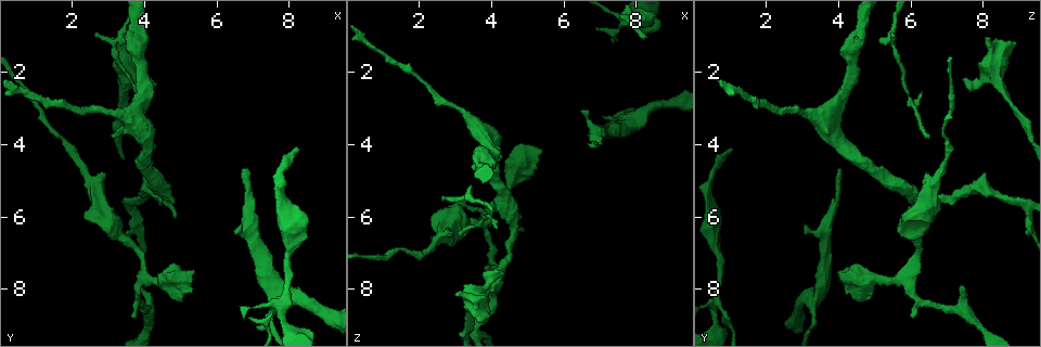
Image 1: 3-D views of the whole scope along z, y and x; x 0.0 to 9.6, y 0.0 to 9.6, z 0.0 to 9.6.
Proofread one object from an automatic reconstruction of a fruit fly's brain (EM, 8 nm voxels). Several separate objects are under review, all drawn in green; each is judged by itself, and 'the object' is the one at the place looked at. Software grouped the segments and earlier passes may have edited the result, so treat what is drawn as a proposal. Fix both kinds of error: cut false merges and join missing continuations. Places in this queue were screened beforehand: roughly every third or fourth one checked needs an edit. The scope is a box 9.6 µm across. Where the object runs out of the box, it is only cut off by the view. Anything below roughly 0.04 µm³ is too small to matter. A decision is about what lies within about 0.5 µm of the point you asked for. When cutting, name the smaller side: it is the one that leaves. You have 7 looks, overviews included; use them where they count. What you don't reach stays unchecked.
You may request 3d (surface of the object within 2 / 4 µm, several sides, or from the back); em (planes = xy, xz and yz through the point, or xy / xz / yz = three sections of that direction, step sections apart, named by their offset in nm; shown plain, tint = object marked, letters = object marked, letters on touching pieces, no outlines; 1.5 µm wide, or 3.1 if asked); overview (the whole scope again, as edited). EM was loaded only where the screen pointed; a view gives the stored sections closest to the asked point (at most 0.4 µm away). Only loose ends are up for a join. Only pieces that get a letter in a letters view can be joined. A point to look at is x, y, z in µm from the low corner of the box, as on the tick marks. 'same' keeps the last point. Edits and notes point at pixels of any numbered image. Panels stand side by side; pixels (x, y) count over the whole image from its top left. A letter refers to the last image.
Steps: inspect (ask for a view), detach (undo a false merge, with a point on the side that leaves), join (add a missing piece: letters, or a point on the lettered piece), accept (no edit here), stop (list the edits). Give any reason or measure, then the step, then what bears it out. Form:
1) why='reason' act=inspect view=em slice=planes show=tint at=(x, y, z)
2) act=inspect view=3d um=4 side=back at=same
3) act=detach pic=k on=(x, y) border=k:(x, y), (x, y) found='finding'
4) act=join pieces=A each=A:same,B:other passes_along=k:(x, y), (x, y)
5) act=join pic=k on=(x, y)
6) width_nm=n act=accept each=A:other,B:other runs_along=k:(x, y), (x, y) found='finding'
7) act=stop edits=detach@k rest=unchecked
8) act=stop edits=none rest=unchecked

why='thick turns thin' act=inspect view=3d um=2 at=(3.15, 3.15, 3.00)

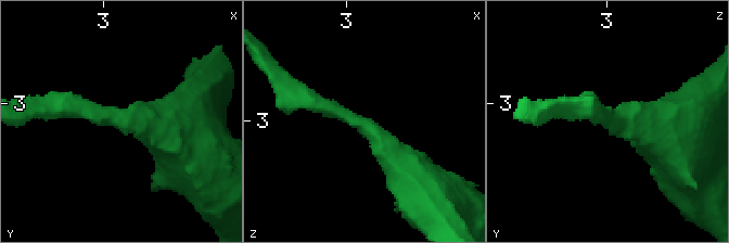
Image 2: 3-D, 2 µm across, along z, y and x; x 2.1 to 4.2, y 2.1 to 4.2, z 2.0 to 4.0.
why='shape alone is not enough' act=inspect view=em slice=planes show=plain at=(3.16, 3.12, 3.06)

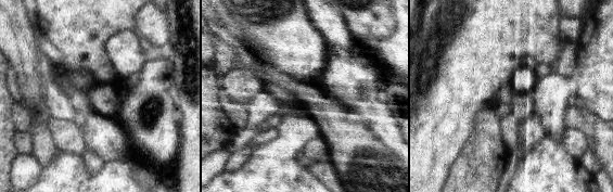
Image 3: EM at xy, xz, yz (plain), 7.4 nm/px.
act=inspect view=em slice=planes show=letters at=same

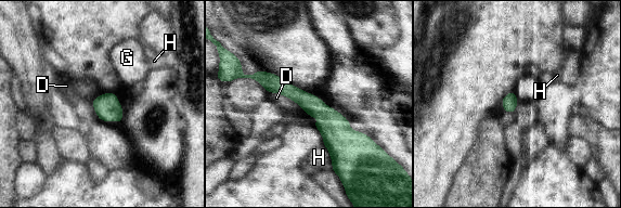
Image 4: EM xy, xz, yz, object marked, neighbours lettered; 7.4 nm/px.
width_nm=120 act=accept each=D:other,G:other,H:other runs_along=4:(255, 76), (364, 138) found='continuous, no second neuron'

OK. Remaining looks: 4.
why='free end' act=inspect view=em slice=xz step=8 show=letters at=(8.20, 4.10, 1.05)

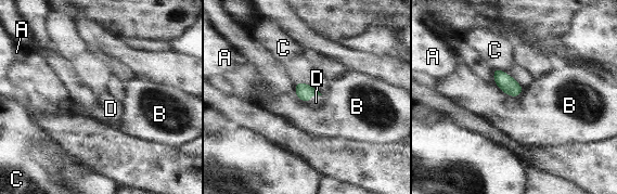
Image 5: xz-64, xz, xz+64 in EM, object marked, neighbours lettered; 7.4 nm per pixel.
why='another direction' act=inspect view=em slice=planes show=letters at=same

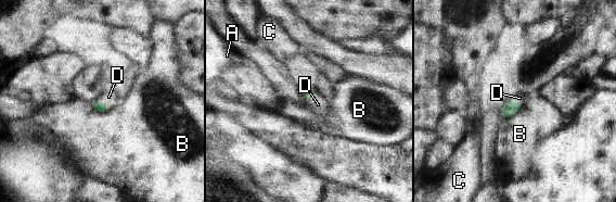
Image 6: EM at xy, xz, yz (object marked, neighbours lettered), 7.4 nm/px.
act=join pieces=D each=A:other,B:other,C:other,D:same passes_along=6:(99, 106), (102, 103), (108, 97) found='the neuron continues'

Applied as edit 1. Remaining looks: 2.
why='an open end' act=inspect view=em slice=planes show=plain at=(3.75, 1.20, 8.85)

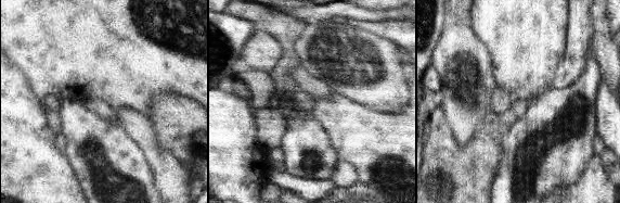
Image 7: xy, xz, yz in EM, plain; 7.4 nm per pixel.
why='see the neighbours' act=inspect view=em slice=planes show=letters at=same

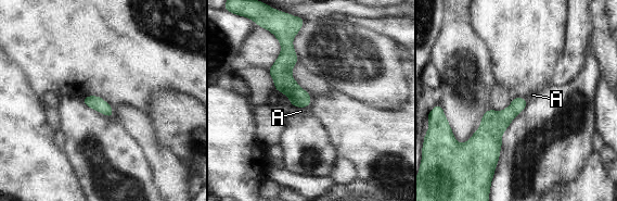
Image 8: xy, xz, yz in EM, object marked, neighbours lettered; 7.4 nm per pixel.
act=accept each=A:other runs_along=8:(288, 39), (286, 84), (305, 104) found='no lettered piece goes on from it'

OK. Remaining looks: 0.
act=stop edits=join@6 rest=unchecked

